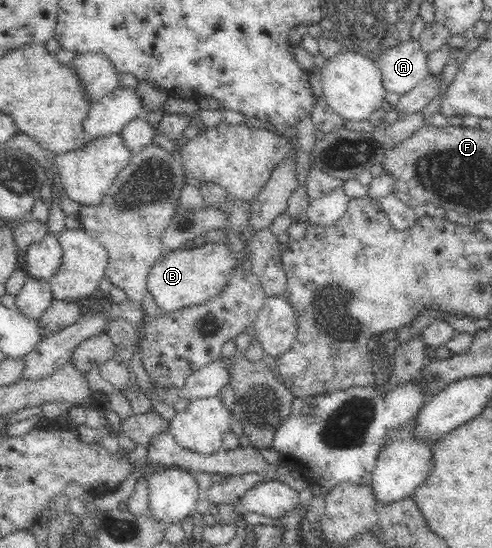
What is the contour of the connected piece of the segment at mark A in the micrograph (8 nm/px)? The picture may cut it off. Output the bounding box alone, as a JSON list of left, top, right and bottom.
[374,38,431,96]

